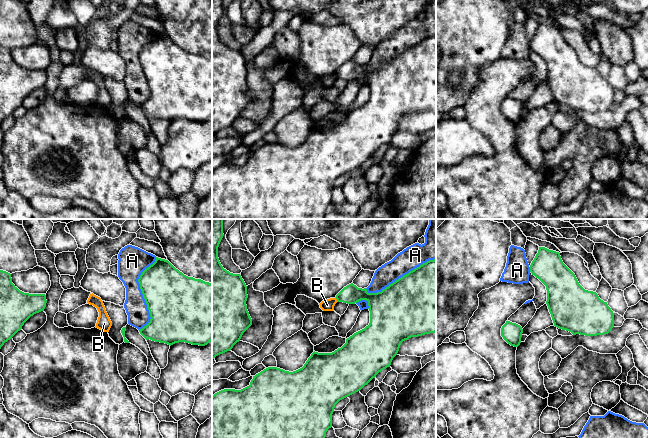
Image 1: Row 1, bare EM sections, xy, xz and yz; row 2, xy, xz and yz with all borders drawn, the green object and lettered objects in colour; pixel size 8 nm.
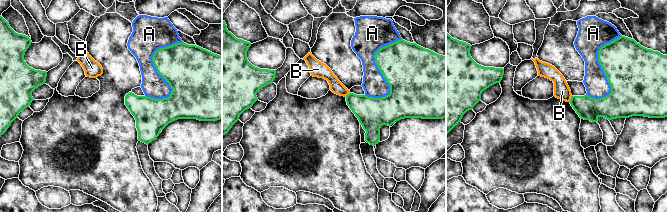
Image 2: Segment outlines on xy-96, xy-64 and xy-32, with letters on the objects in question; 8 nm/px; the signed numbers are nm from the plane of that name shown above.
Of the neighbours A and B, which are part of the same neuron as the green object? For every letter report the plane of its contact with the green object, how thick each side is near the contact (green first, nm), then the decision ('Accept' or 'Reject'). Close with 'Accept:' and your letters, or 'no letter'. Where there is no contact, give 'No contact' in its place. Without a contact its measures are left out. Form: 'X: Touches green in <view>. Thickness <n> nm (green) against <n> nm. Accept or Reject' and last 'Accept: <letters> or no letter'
A: Touches green in xy. Thickness 420 nm (green) against 220 nm. Reject
B: Touches green in xz. Thickness 160 nm (green) against 100 nm. Reject
Accept: no letter

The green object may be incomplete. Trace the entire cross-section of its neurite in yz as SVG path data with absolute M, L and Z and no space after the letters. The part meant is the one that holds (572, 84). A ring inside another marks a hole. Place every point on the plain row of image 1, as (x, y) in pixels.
M539 23L538 29L530 41L530 48L546 62L546 80L555 103L569 107L573 111L585 112L604 111L612 106L614 103L614 89L607 78L601 76L596 68L585 66L579 60L575 50L563 39L559 28Z

